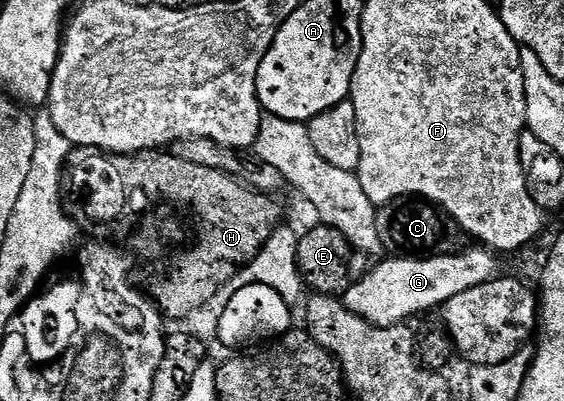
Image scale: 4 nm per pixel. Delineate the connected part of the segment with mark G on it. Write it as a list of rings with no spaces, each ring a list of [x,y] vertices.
[[[466,248],[460,254],[389,256],[378,261],[370,274],[354,281],[343,295],[345,307],[373,326],[400,326],[424,310],[444,307],[459,292],[498,277],[498,255],[488,248]]]

